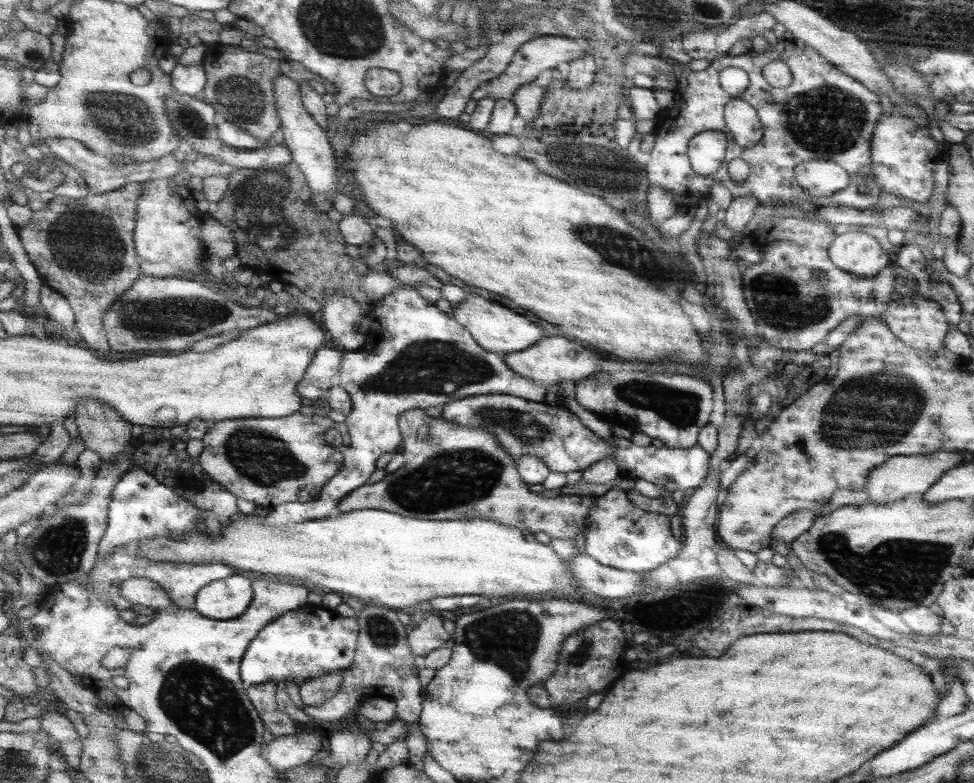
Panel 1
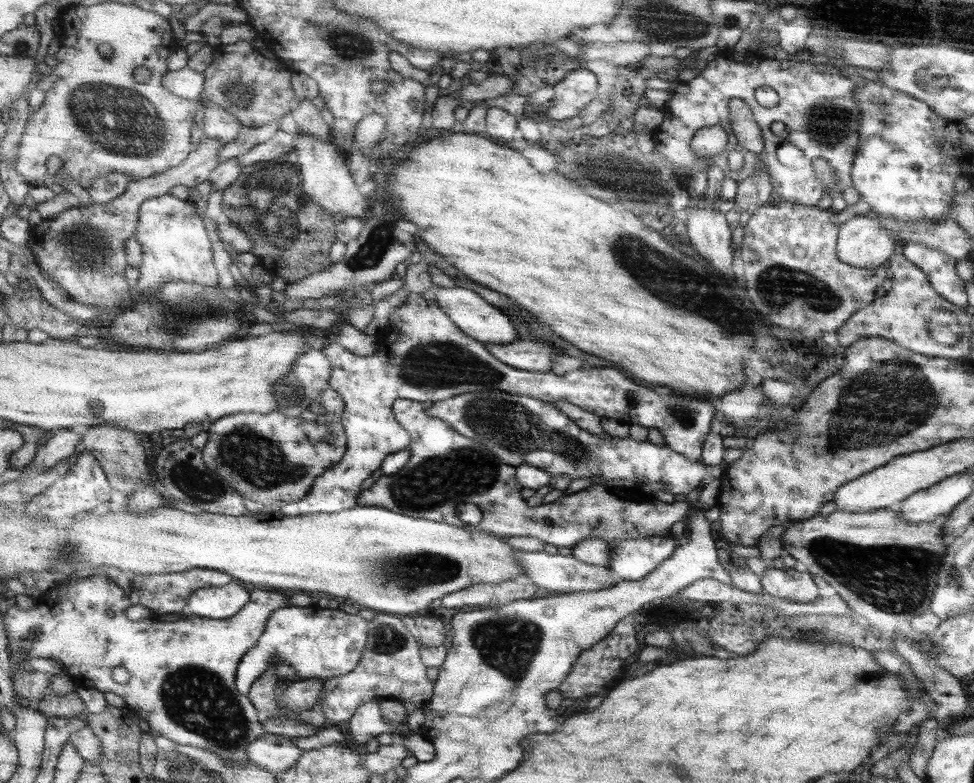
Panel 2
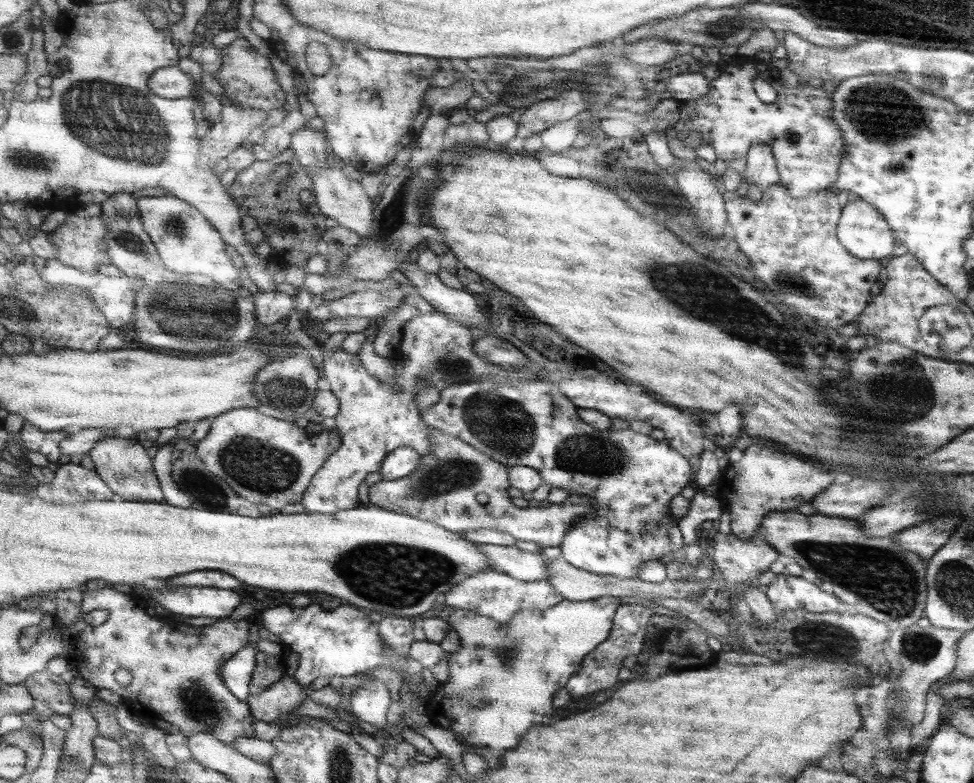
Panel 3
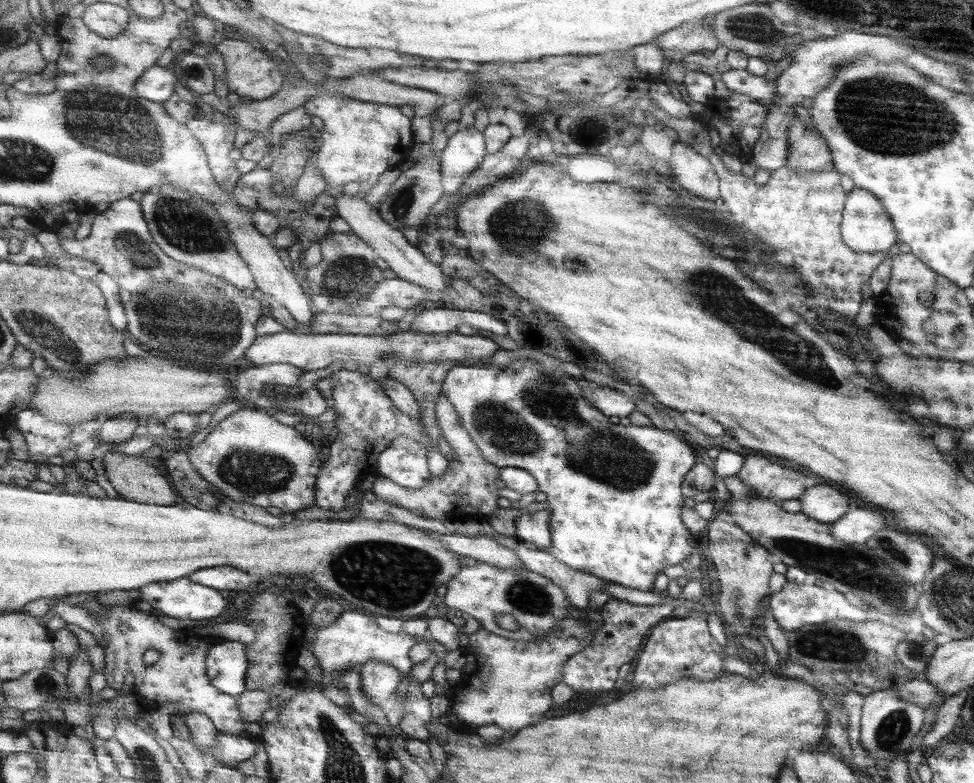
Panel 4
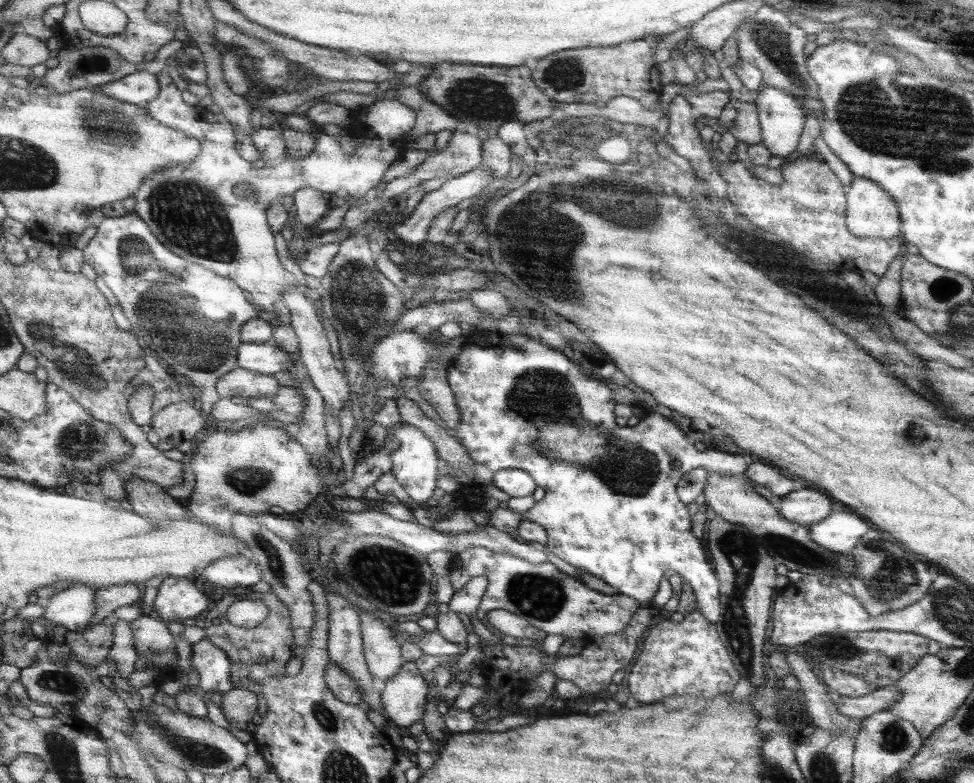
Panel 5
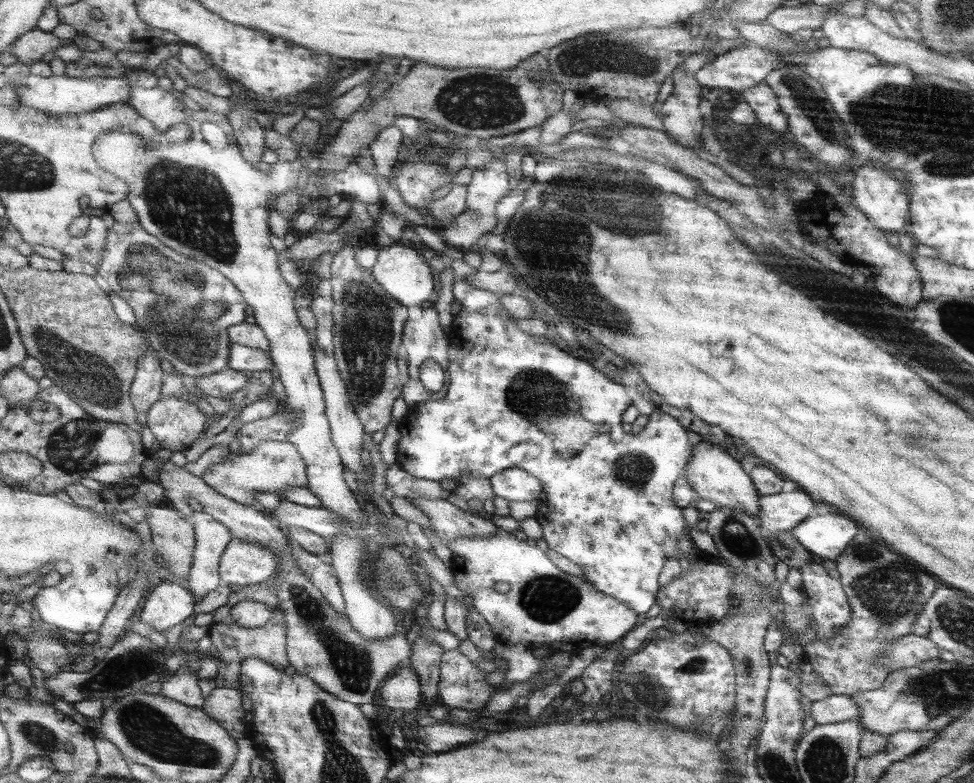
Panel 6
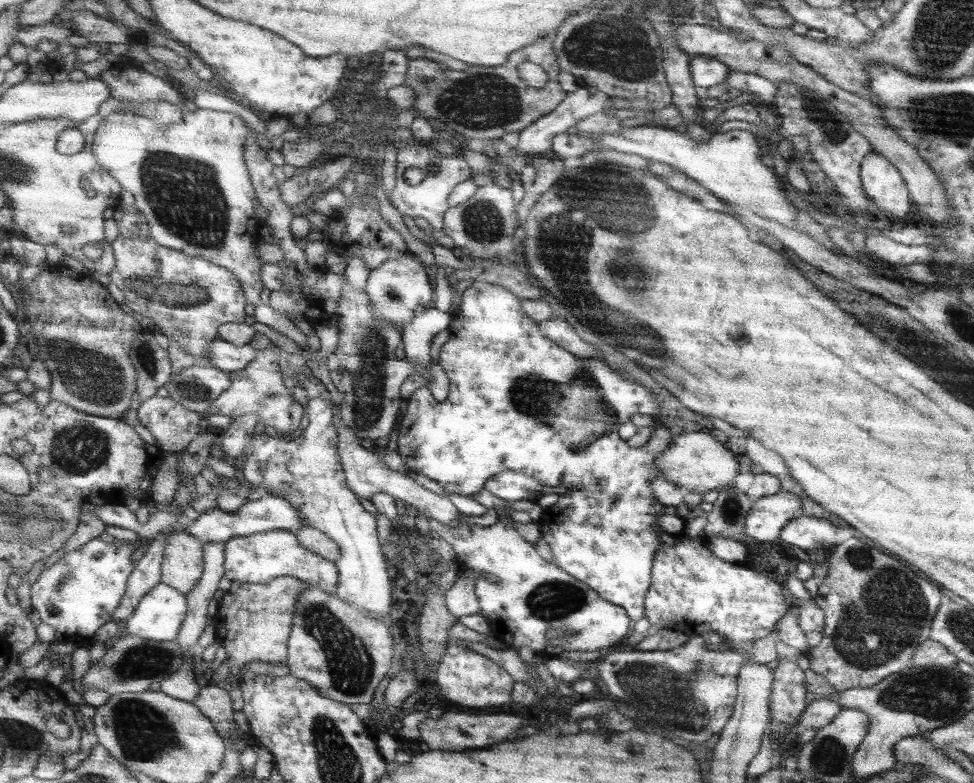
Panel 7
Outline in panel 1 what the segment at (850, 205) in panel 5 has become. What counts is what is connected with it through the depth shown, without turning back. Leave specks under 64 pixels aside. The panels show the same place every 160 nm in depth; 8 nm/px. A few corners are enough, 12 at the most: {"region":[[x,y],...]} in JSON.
{"region":[[849,228],[834,235],[833,266],[869,278],[892,262],[871,235]]}

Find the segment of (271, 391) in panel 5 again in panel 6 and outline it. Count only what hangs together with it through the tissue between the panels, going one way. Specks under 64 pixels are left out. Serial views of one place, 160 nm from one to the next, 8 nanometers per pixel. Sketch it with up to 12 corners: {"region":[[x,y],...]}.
{"region":[[229,368],[195,379],[204,397],[225,399],[243,389],[248,373]]}

